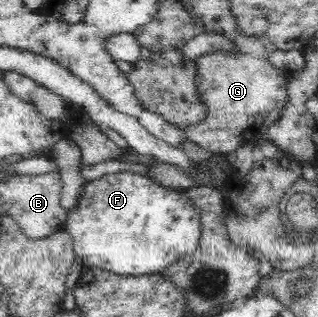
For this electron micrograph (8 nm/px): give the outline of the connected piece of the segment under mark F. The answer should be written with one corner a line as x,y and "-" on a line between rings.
125,170
84,180
75,207
66,212
62,229
71,235
75,253
85,266
122,276
157,274
198,248
202,229
199,211
186,197
185,191
187,189
159,186
149,175

